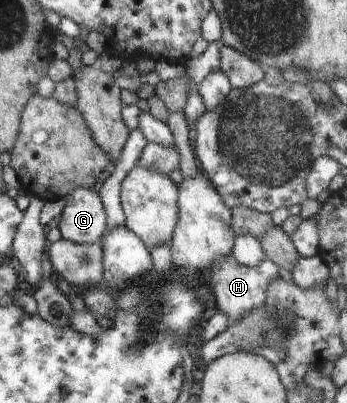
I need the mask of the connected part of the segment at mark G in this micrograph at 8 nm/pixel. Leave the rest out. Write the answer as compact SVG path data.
M75 187L65 200L58 225L61 237L73 243L97 243L107 231L101 195L93 189Z

